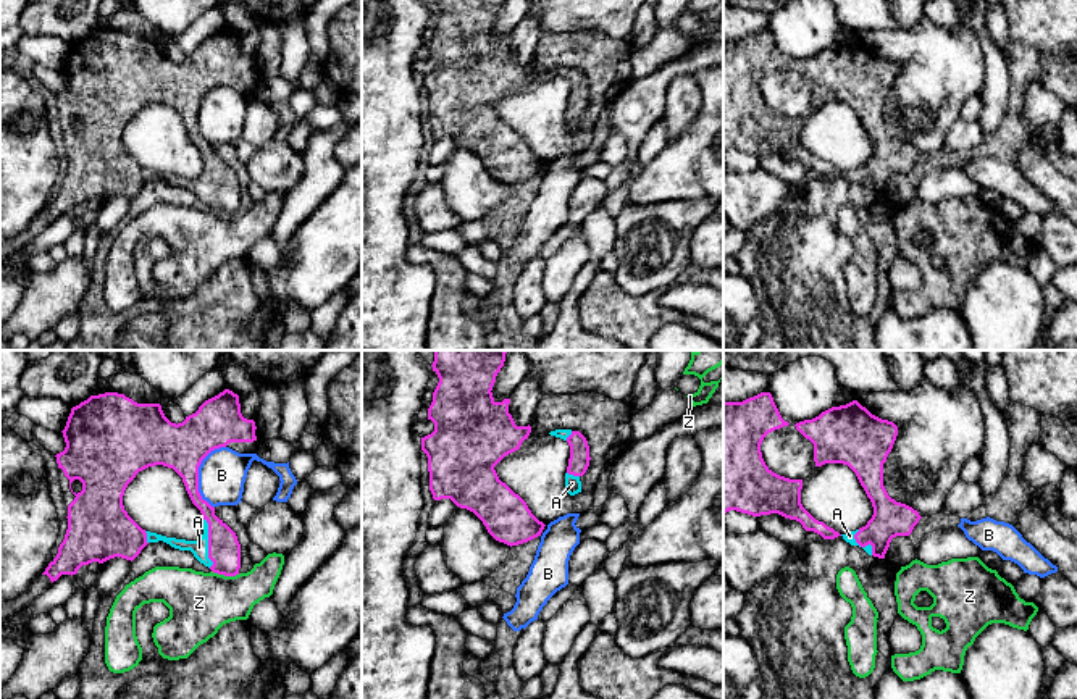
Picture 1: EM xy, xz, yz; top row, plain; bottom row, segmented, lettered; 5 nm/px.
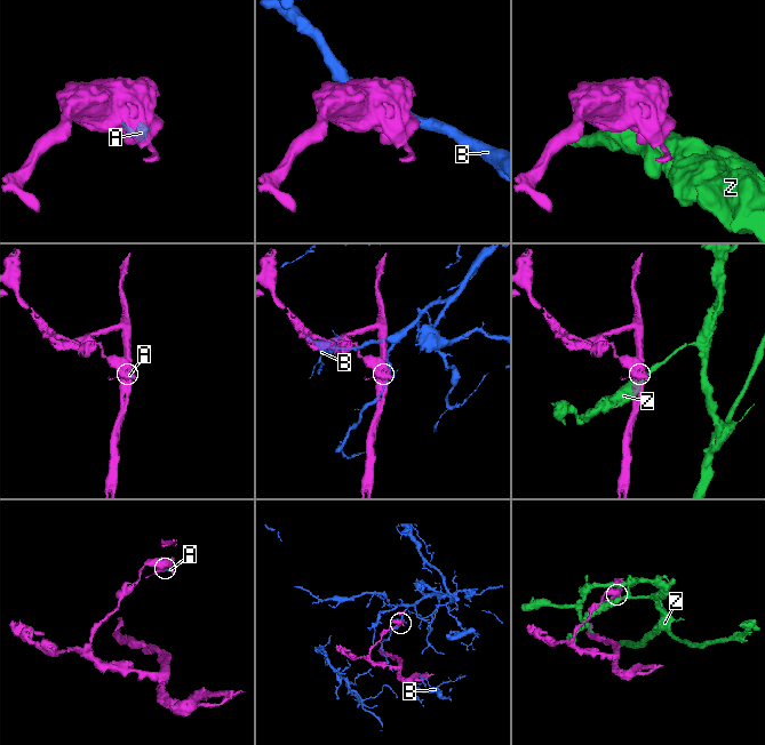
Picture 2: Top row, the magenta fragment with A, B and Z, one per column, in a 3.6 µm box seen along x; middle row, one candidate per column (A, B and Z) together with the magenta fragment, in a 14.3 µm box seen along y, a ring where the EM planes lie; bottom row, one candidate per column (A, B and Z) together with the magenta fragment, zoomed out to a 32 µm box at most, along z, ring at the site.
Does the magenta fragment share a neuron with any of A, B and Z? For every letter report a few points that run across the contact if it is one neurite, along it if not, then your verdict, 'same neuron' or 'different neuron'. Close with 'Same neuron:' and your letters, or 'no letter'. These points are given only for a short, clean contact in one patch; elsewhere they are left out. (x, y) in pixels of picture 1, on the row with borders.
A: same neuron
B: different neuron
Z: line xy (212, 570), (222, 575), (239, 573); different neuron
Same neuron: A

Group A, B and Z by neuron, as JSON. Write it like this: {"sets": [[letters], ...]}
{"sets": [["A"], ["B"], ["Z"]]}

